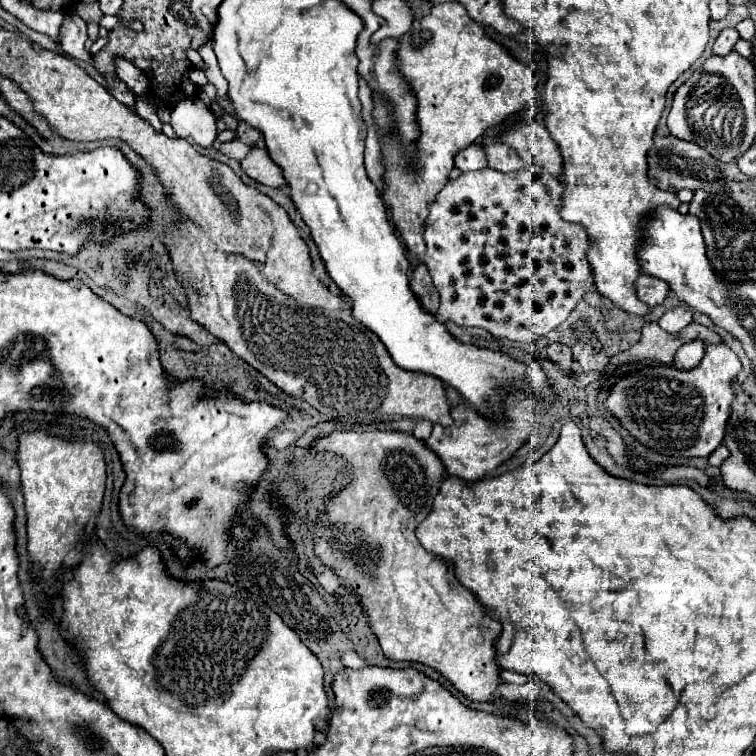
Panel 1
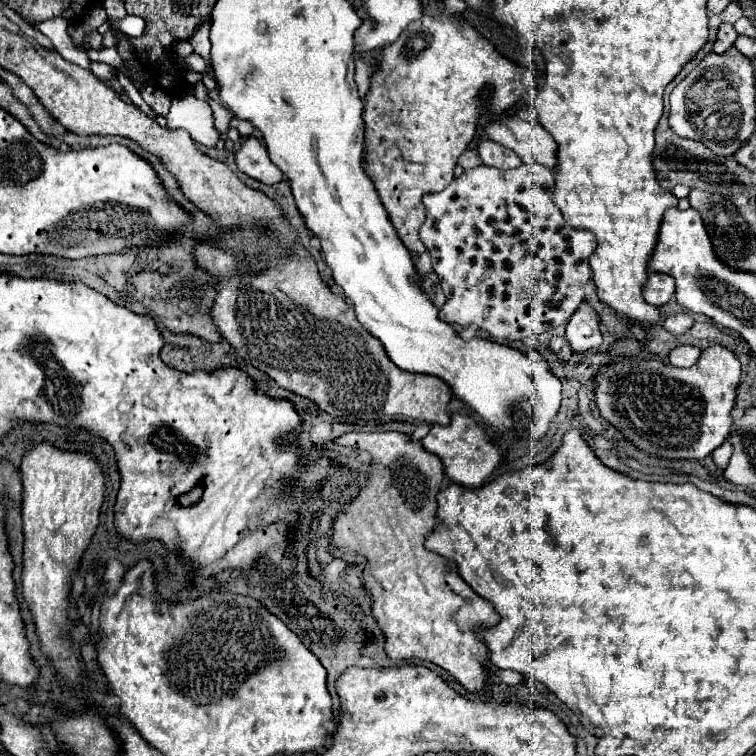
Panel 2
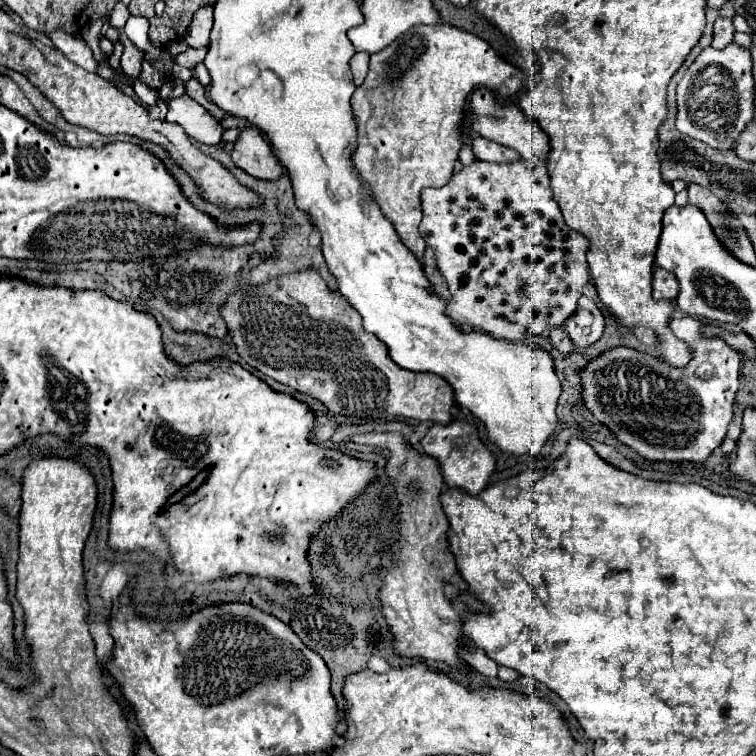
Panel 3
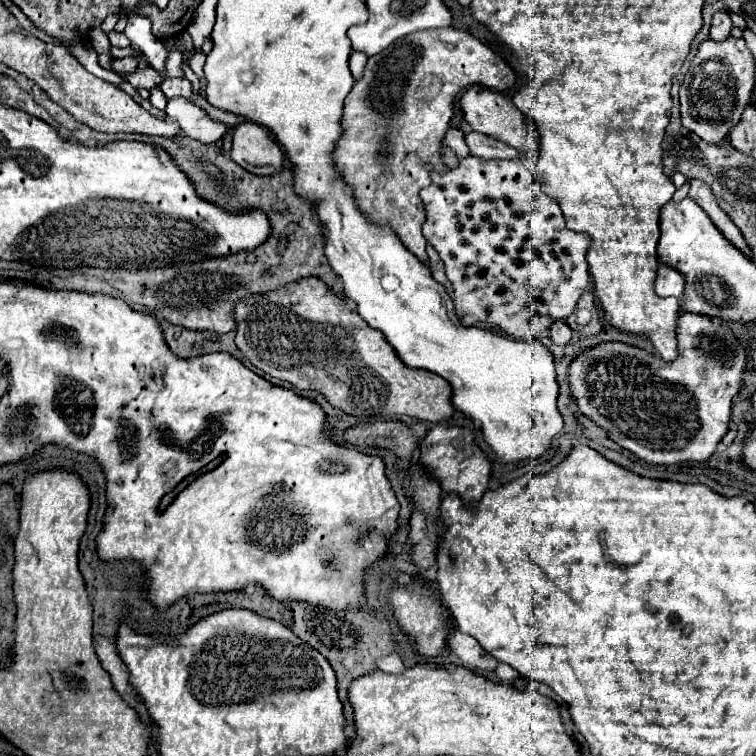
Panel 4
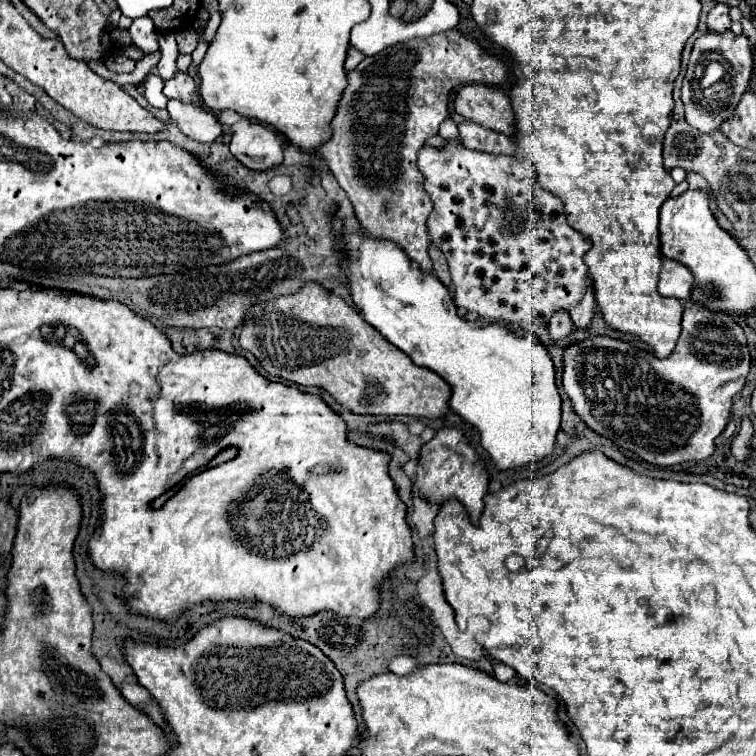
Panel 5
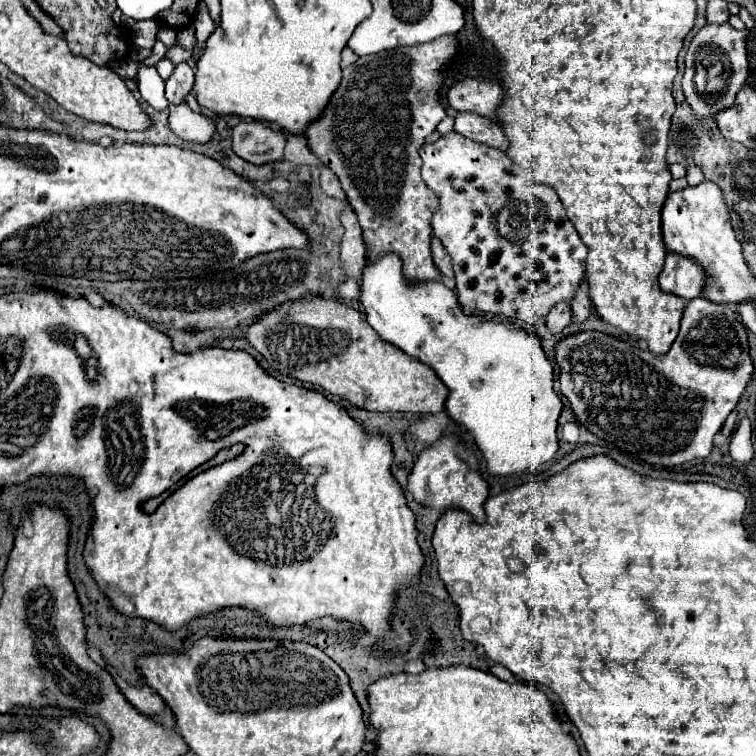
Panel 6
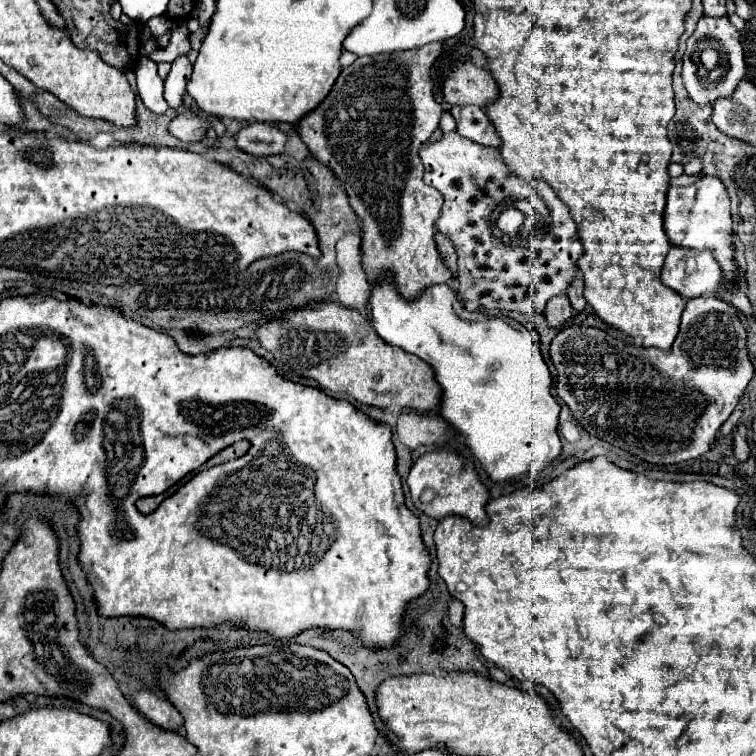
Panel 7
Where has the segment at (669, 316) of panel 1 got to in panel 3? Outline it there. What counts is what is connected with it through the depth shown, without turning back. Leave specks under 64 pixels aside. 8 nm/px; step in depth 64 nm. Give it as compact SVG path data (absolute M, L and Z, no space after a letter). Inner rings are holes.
M692 316L672 318L670 330L676 338L684 340L692 348L692 360L684 368L674 368L660 358L630 356L628 348L614 348L594 358L582 372L584 404L586 408L606 424L616 438L636 450L646 460L668 462L704 462L716 446L722 444L728 424L734 418L734 396L740 386L740 354L720 338L706 338L698 332L698 320Z

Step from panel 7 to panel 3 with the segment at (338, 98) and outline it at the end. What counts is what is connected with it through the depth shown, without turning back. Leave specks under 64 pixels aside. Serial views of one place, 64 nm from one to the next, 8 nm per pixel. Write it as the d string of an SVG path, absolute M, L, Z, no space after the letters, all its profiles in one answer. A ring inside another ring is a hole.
M418 24L404 32L388 48L370 56L370 72L364 84L354 92L352 108L358 122L358 148L354 166L358 176L370 188L382 214L392 222L404 246L416 254L418 260L424 256L426 242L422 240L418 226L422 220L420 190L440 188L448 184L454 174L454 162L462 148L462 120L468 112L468 98L474 88L488 88L500 100L514 98L524 86L526 74L516 66L502 60L488 42L482 38L448 24Z

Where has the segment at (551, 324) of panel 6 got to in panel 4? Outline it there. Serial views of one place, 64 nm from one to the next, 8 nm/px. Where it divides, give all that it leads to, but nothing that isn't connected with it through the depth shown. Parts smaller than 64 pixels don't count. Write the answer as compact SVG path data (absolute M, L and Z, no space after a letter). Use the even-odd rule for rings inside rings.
M558 320L556 324L552 324L550 328L550 340L558 346L566 346L572 338L572 330L568 328L568 324L564 320Z

